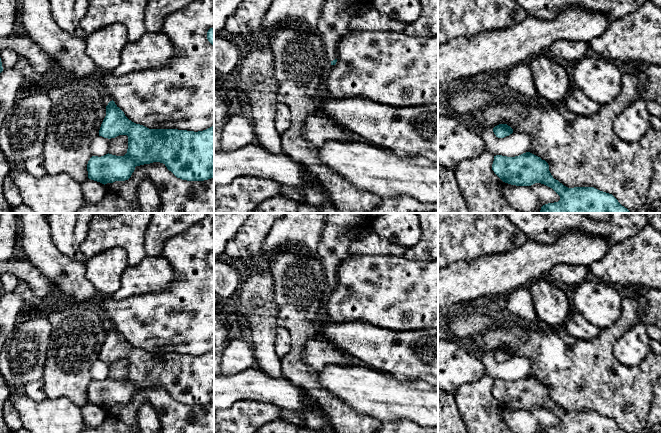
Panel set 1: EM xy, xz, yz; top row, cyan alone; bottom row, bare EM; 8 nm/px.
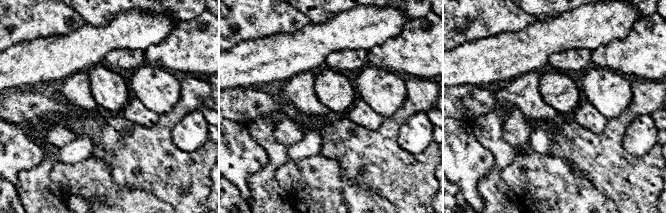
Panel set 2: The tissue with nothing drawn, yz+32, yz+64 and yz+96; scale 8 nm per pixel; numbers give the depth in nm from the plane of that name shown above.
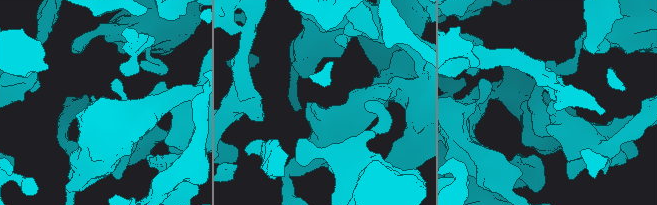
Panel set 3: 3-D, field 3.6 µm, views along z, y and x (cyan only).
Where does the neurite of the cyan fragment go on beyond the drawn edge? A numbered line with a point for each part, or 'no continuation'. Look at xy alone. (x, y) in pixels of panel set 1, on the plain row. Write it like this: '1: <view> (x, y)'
1: xy (107, 322)

